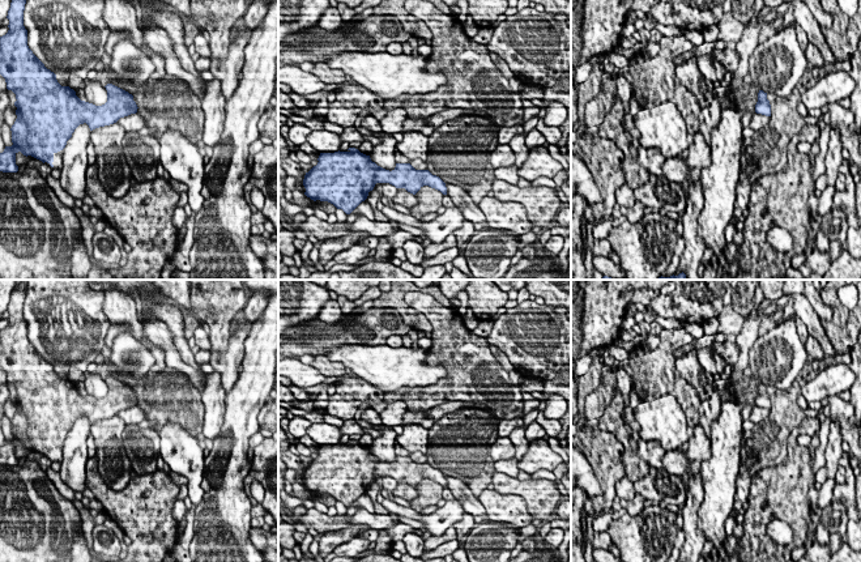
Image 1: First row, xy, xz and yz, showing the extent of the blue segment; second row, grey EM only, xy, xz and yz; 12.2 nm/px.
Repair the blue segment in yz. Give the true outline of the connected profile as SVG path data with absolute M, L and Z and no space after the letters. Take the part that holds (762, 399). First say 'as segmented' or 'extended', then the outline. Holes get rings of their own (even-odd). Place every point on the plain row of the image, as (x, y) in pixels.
as segmented; M759 383L758 386L755 405L766 409L771 409L771 397L770 393L767 392L767 386L764 386L763 383Z

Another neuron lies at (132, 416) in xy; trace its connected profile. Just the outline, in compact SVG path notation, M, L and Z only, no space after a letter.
M137 405L120 410L116 416L120 417L125 422L125 425L137 425L141 421L146 420L145 410L142 410Z

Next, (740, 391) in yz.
M753 374L743 375L739 382L734 382L729 387L726 384L728 379L713 380L713 388L720 393L720 397L734 400L743 406L747 404L755 406L759 380Z

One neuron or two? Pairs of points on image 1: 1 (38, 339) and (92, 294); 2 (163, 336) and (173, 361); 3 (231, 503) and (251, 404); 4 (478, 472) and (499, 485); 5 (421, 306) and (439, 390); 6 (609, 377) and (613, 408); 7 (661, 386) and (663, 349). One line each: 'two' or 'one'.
1: one
2: one
3: one
4: two
5: one
6: two
7: one

